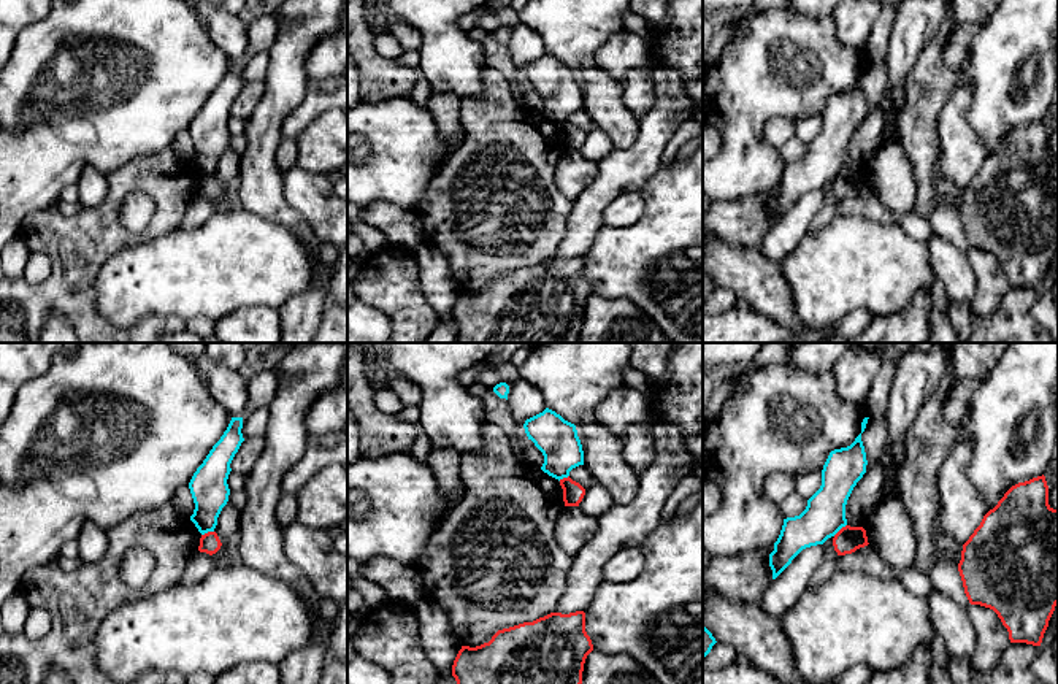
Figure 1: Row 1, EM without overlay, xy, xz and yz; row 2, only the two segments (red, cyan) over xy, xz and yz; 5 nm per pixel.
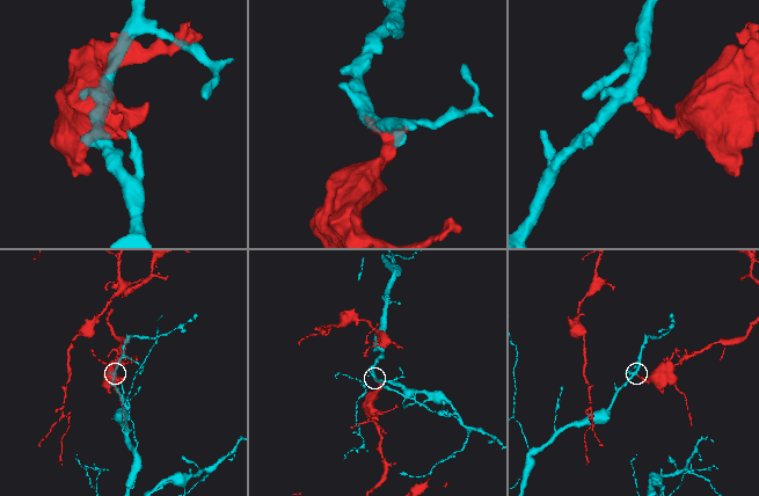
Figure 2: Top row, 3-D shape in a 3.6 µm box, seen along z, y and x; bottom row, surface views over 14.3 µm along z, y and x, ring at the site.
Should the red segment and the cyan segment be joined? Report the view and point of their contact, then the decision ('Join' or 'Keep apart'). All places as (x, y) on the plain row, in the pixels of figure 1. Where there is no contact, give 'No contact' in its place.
Touches red at yz (841, 173). Keep apart

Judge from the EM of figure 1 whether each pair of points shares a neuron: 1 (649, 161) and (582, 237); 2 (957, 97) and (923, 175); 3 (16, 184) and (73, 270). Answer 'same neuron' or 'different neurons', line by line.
1: same neuron
2: different neurons
3: different neurons

